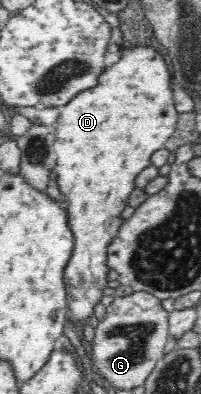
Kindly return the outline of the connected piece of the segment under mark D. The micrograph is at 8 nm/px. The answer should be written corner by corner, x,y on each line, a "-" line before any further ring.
135,45
120,47
119,59
111,66
105,67
95,89
85,89
77,93
71,101
61,106
55,123
56,138
54,151
57,154
57,183
63,193
68,215
68,224
74,235
74,248
71,259
64,269
67,288
69,316
75,325
86,325
93,307
101,301
103,289
107,287
107,252
105,247
117,237
117,229
122,218
119,213
127,206
127,199
135,189
135,177
146,167
151,166
150,157
157,149
163,148
167,139
176,131
179,112
175,109
173,90
169,86
172,79
167,63
153,47

